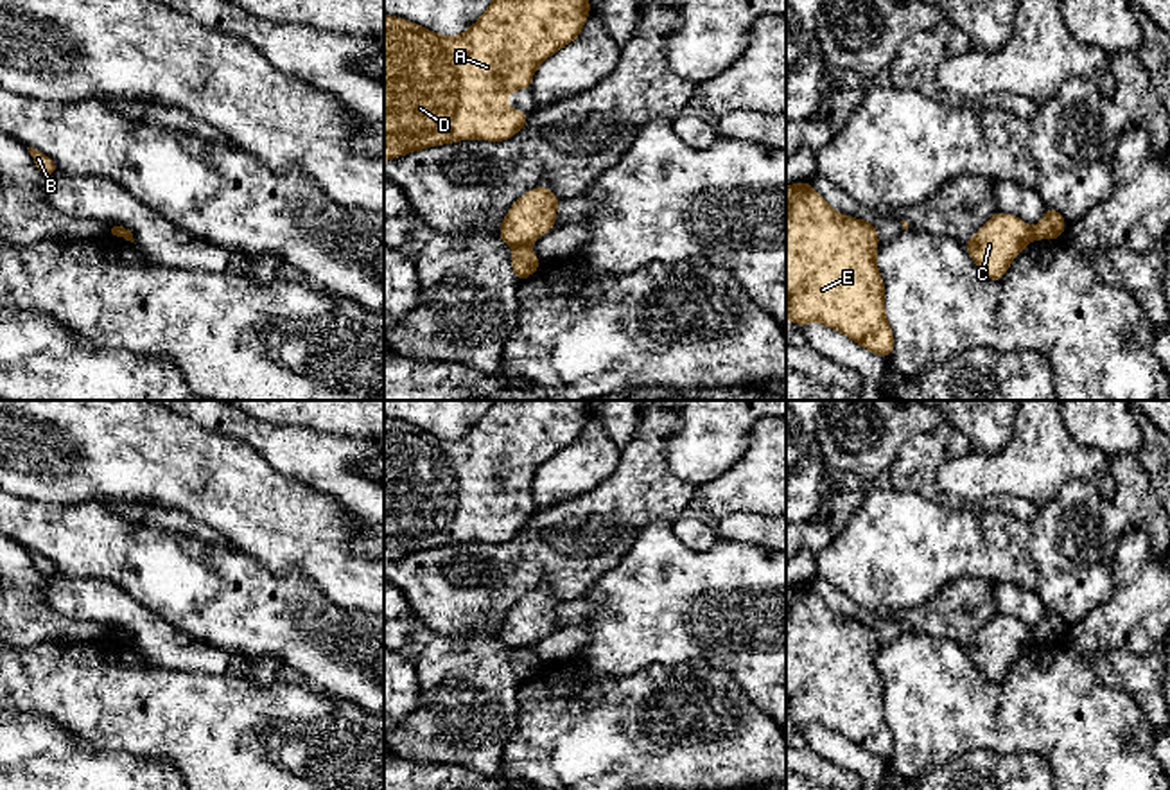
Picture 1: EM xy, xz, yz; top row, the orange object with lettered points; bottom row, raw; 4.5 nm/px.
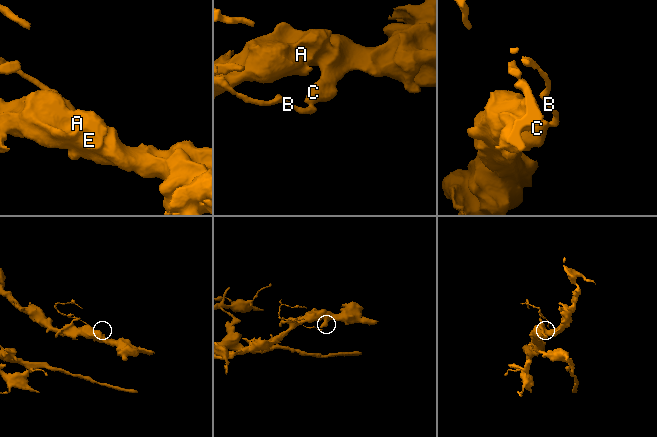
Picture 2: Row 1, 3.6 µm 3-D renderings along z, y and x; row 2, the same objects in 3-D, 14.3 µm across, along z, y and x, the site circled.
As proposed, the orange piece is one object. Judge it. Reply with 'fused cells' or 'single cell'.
fused cells

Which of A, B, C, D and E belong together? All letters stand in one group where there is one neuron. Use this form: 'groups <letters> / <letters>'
groups A C D E / B

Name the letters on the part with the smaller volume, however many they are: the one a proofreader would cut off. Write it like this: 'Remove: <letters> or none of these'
Remove: B

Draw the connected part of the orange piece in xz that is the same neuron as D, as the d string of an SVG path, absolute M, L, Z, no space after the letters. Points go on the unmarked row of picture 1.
M493 400L467 434L452 440L384 415L384 564L456 542L511 540L528 526L529 517L510 512L506 497L529 490L538 467L580 438L589 415L587 400Z

